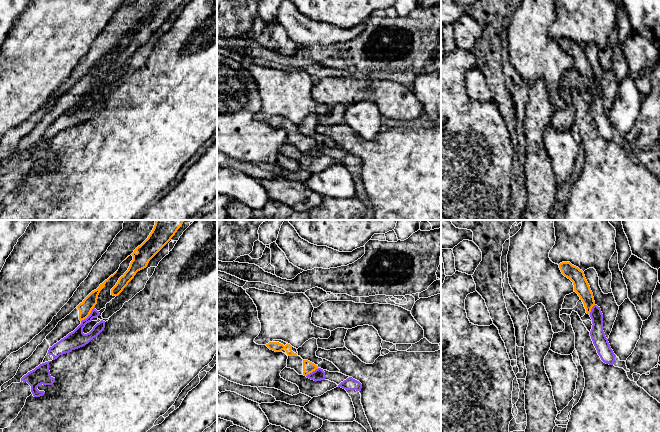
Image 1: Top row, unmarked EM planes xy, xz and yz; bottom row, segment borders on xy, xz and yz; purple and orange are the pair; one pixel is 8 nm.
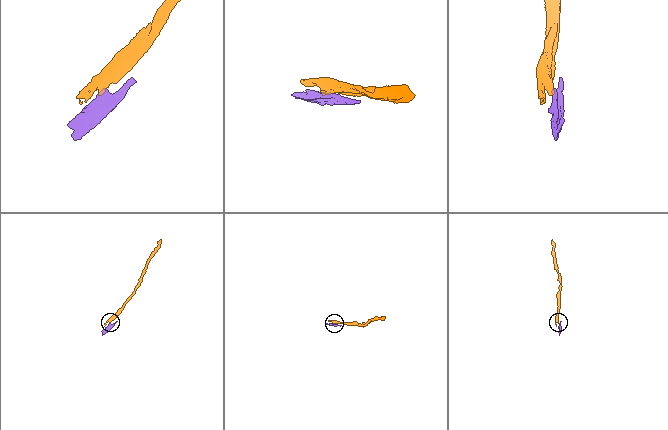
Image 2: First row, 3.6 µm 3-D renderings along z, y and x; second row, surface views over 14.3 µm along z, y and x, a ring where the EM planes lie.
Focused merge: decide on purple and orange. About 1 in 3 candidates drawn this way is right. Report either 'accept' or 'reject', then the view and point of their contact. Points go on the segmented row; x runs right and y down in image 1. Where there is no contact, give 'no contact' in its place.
reject; meets purple in xy at (90, 314)

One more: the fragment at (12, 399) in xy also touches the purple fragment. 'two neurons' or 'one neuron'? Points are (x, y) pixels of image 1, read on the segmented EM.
one neuron

